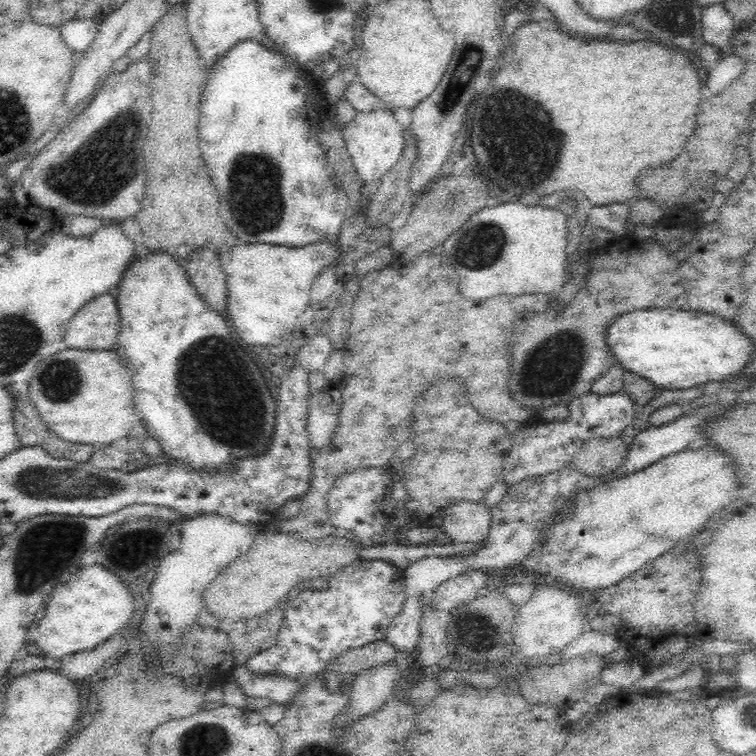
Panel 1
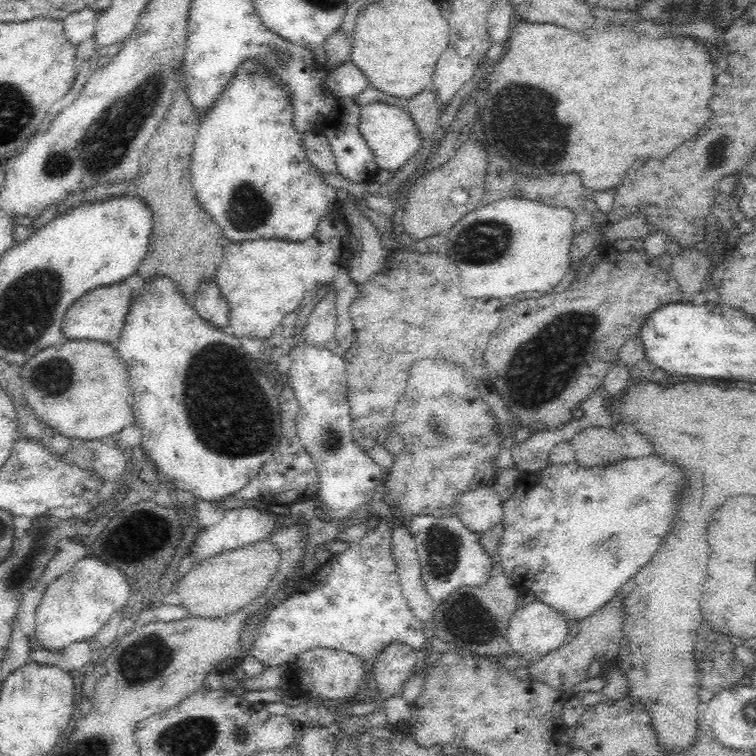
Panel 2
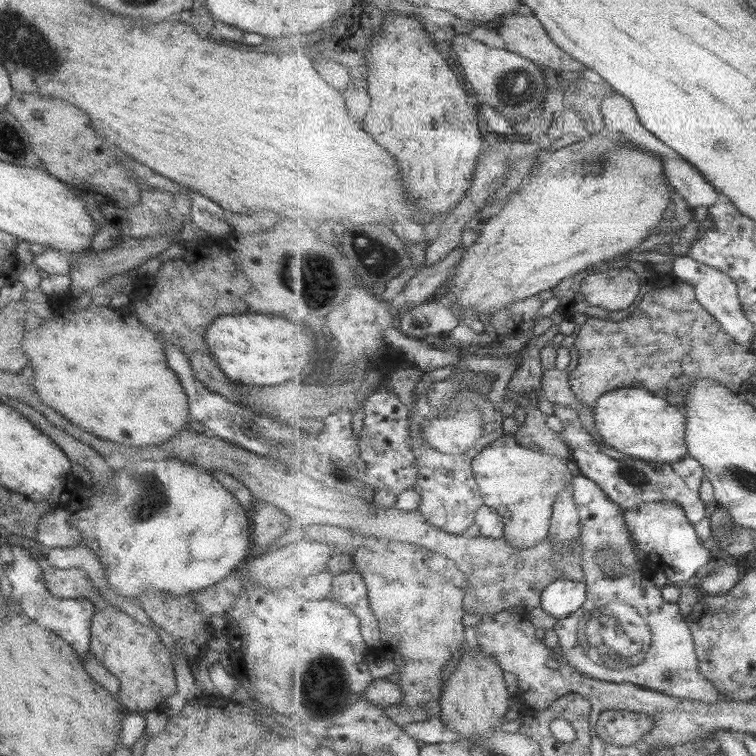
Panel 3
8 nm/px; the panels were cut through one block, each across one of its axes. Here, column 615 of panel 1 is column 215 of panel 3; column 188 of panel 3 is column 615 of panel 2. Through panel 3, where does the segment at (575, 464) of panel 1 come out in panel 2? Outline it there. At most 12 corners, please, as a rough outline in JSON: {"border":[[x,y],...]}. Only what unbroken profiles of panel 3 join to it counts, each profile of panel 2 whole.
{"border":[[611,427],[583,428],[570,442],[577,464],[608,466],[626,459]]}

